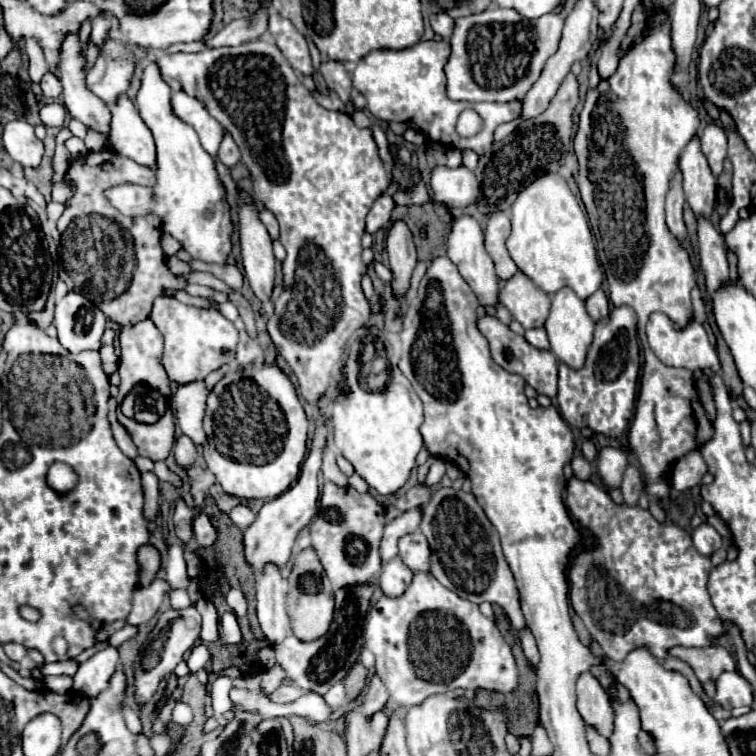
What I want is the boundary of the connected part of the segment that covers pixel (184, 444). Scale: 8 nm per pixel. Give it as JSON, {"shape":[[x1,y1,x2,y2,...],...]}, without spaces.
{"shape":[[181,434,181,436,175,440,173,452,175,452,177,464,189,468,189,466,193,464,193,460,195,460,195,452,197,452,197,450,195,450,195,444,191,442,191,438,187,438,185,434]]}

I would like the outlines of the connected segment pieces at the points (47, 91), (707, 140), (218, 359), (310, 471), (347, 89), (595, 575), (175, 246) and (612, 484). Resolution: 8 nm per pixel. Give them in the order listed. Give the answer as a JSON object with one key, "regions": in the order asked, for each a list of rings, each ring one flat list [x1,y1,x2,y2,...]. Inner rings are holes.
{"regions":[[[47,72,41,80,41,90,45,94,45,98,59,98,61,92,63,92,63,86,61,86,61,80,53,74,53,72]],[[709,124,703,130,699,142,701,142,701,152,705,154,713,176,719,176,721,170,723,170,723,160,727,156,727,136,725,136,725,130,721,126,717,126,717,124]],[[161,296,161,298,155,298,149,318,165,338,161,364,169,380,177,382,179,386,195,380,203,380,209,372,219,370,221,366,231,364,235,360,239,332,233,326,233,322,227,320,217,310,217,302,213,300,209,308,195,308,195,306,181,304,175,298]],[[307,456,301,464,301,474,297,484,291,486,281,496,277,496,275,500,267,502,259,510,255,524,245,532,245,558,255,572,261,572,267,562,275,562,277,566,287,564,295,536,299,534,301,528,305,528,311,522,311,518,319,510,319,486,317,486,319,470,321,470,321,460]],[[327,60,327,62,321,62,321,74,329,86,329,90,333,90,343,102,349,102,351,98,351,76,349,72,345,70,343,62,333,62,333,60]],[[579,478,569,480,565,502,579,526,593,538,591,548,581,552,571,564,569,600,609,660,623,662,631,650,643,646,657,660,663,660,673,646,705,648,723,634,723,620,707,592,707,578,713,564,707,556,695,550,691,536,683,528,675,524,659,524,649,510,639,506,617,506,605,488]],[[163,234,163,236,161,236,161,246,163,246,163,252,165,252,167,256,173,256,173,254,181,248,181,244,179,244,171,234]],[[603,448,597,458,599,476,603,478,603,484,607,488,619,488,623,472,627,468,627,454,617,448]]]}

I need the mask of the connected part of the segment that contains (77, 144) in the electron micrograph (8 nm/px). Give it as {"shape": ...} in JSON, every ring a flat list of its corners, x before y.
{"shape":[[69,138,67,140,67,150,71,152,71,156,73,156,73,160,79,160,79,158,83,158,89,150,85,148,85,144,83,144,83,140,81,138]]}

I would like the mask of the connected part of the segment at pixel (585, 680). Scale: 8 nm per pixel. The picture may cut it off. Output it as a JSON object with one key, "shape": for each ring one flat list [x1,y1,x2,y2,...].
{"shape":[[583,672,577,680,577,710,601,736,609,738,613,734,613,708,609,694,591,672]]}

